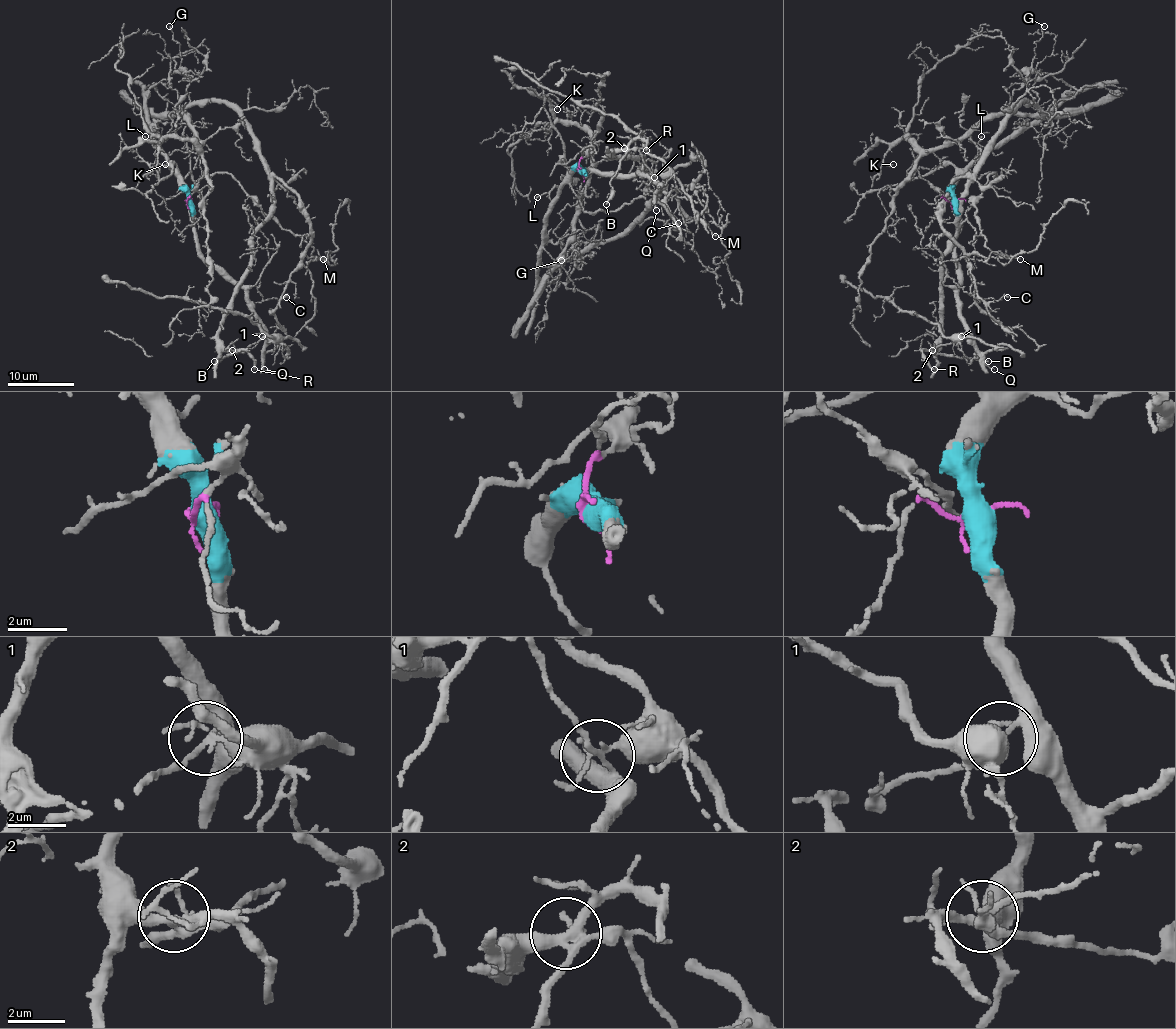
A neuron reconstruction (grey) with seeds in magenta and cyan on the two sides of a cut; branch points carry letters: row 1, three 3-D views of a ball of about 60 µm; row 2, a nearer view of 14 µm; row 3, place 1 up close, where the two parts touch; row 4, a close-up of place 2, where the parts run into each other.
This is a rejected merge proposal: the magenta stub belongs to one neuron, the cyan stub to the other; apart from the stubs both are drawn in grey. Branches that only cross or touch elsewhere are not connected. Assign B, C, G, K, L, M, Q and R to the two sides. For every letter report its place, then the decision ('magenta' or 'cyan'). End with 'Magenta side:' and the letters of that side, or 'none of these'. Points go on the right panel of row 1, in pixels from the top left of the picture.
B: at (988, 361); cyan
C: at (1007, 297); cyan
G: at (1044, 26); cyan
K: at (893, 164); magenta
L: at (981, 136); cyan
M: at (1020, 259); cyan
Q: at (994, 369); cyan
R: at (934, 369); magenta
Magenta side: K, R

